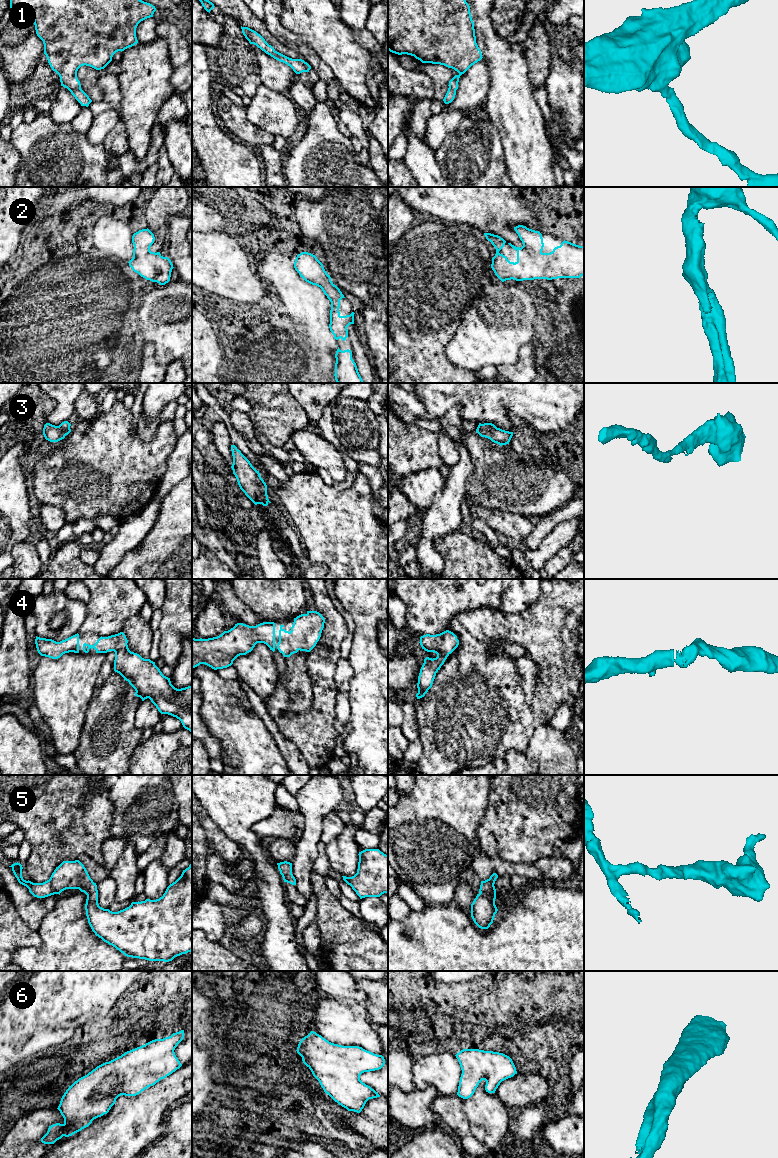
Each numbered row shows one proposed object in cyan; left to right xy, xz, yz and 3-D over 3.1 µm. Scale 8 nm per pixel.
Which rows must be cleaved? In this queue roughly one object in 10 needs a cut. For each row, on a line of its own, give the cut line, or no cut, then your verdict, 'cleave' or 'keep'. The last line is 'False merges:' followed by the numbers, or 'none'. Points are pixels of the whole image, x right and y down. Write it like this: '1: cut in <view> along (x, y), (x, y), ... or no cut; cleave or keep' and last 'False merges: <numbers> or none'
1: no cut; keep
2: no cut; keep
3: no cut; keep
4: no cut; keep
5: no cut; keep
6: no cut; keep
False merges: none

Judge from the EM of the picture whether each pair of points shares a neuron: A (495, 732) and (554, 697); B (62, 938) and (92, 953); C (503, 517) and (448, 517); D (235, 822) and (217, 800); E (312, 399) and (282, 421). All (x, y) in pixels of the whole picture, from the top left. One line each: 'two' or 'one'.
A: one
B: one
C: two
D: one
E: two

